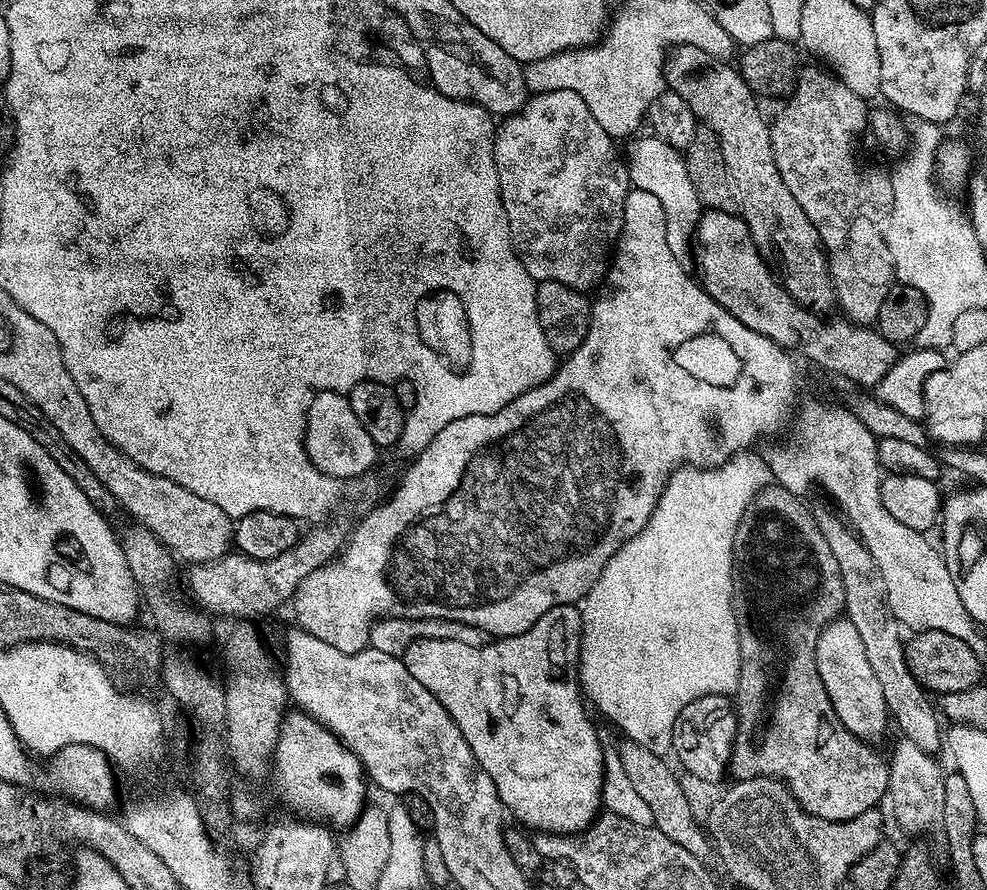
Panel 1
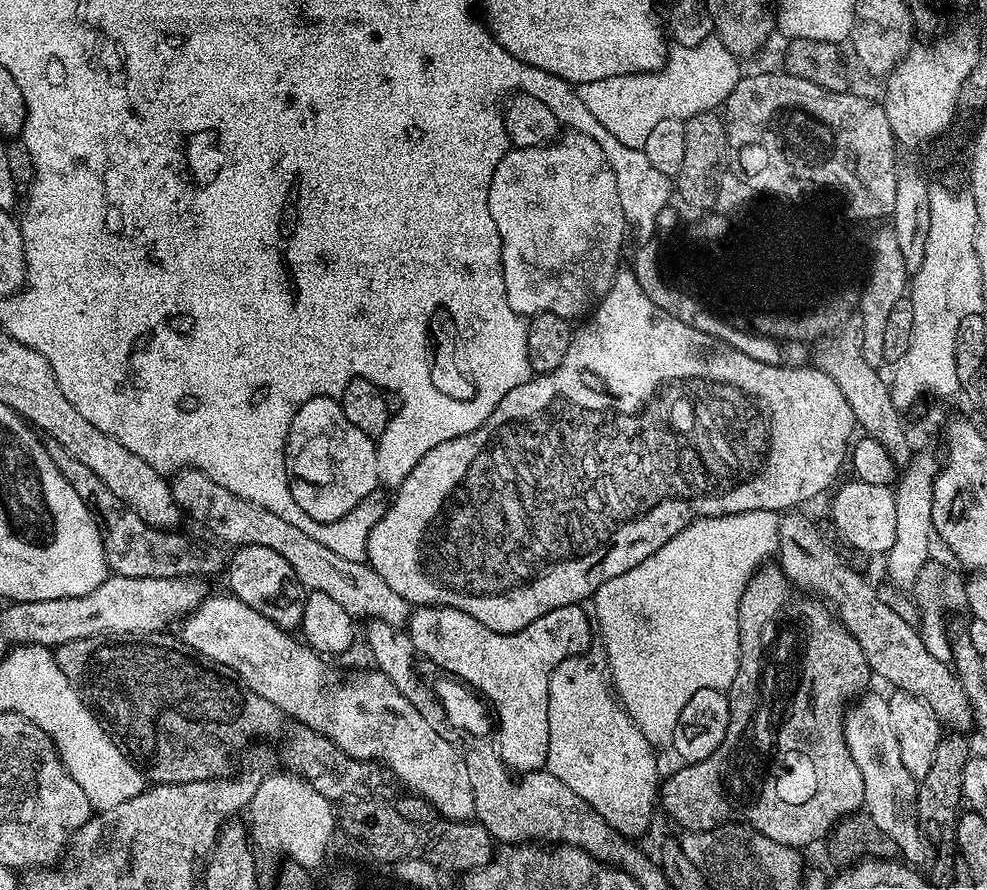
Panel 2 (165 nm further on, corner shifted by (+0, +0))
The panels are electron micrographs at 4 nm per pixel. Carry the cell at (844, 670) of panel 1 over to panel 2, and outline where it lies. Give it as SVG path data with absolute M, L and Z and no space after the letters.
M865 691L844 713L844 741L850 750L850 758L854 758L854 766L858 766L862 774L866 815L874 822L874 826L878 826L878 830L883 830L894 841L897 853L901 857L904 855L903 859L909 865L927 865L930 860L930 845L927 839L922 838L920 823L916 821L918 781L906 770L906 766L902 766L902 754L898 751L898 734L894 734L894 726L890 726L890 706L887 699L872 691Z

